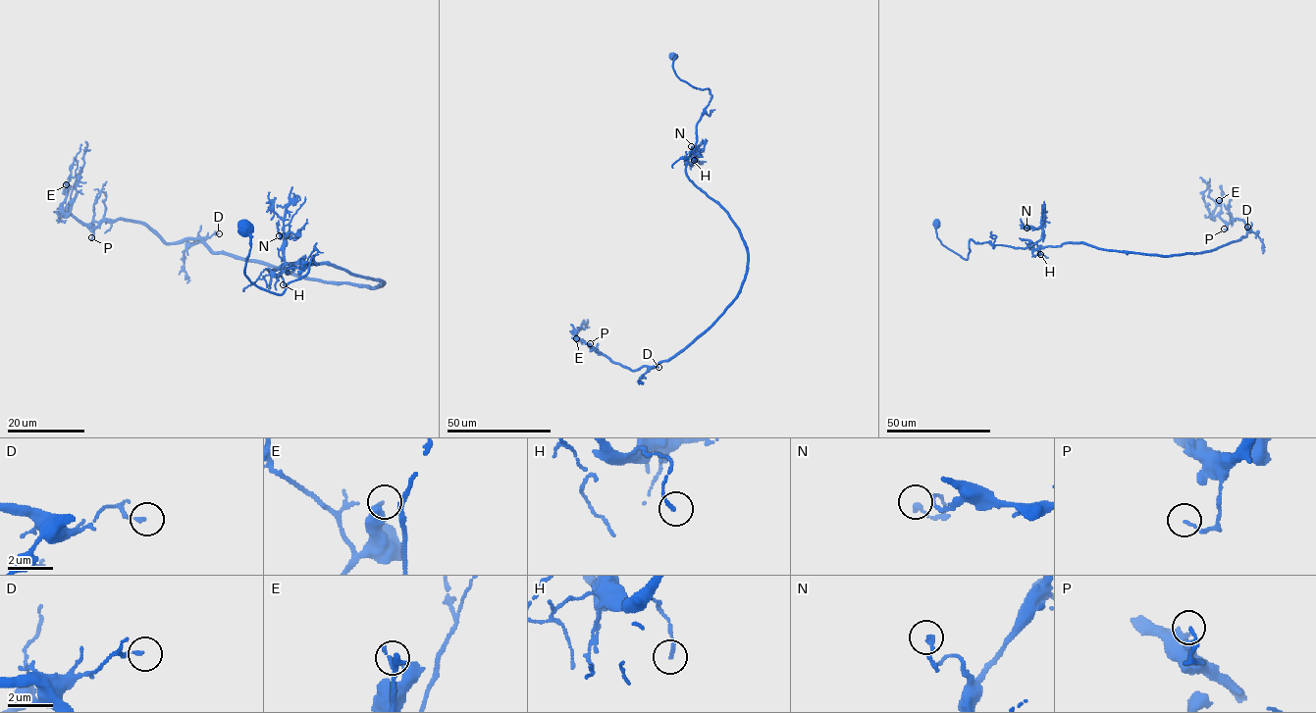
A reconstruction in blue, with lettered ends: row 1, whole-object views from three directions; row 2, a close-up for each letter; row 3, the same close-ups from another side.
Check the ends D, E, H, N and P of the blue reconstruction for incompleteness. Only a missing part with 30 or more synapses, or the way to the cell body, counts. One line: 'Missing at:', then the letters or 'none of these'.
Missing at: none of these

